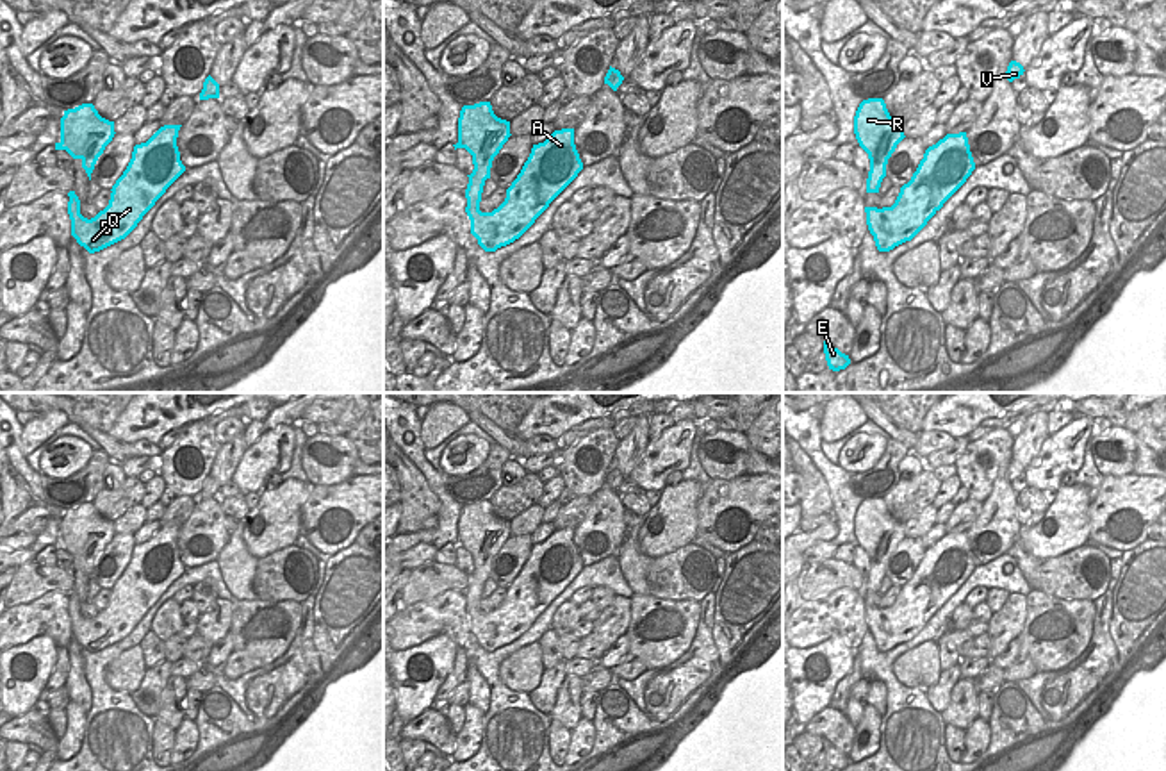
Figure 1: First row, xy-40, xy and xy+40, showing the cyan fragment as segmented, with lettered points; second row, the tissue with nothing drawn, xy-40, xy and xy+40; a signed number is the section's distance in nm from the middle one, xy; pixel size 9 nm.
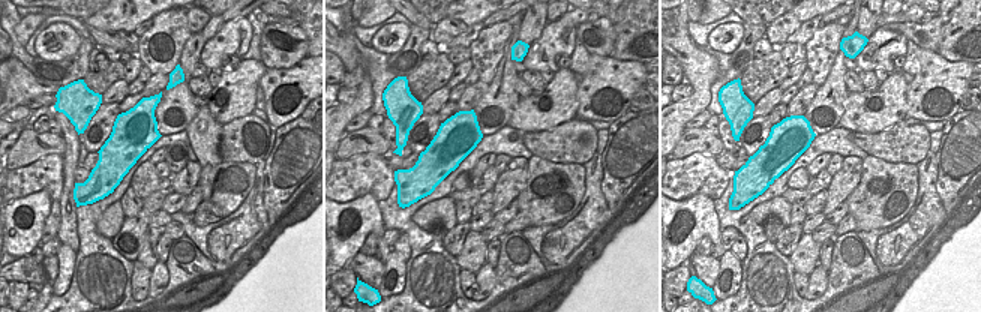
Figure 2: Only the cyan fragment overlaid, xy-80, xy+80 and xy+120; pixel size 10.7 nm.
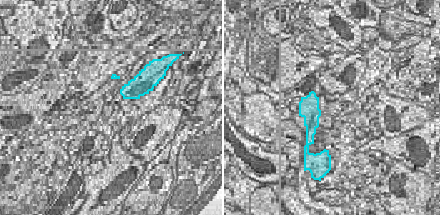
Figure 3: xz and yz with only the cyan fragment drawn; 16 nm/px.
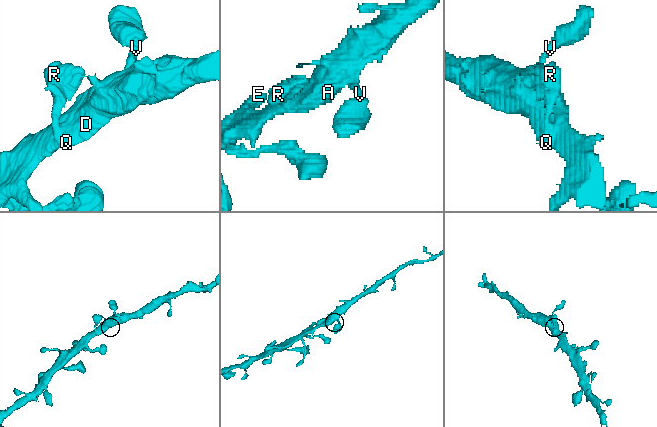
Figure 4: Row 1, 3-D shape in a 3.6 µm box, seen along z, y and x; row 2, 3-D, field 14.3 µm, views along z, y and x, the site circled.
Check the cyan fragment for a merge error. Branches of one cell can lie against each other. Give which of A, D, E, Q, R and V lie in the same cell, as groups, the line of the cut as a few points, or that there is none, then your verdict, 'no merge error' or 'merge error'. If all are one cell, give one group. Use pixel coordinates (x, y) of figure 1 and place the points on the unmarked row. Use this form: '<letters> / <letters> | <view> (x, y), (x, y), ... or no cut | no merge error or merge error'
A D E Q R V | no cut | no merge error

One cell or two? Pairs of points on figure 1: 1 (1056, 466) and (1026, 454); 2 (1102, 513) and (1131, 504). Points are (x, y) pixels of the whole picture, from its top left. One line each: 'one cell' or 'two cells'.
1: two cells
2: one cell

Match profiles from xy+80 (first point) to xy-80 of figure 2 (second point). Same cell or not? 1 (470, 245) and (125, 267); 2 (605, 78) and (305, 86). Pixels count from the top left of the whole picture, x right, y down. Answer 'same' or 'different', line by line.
1: different
2: same

